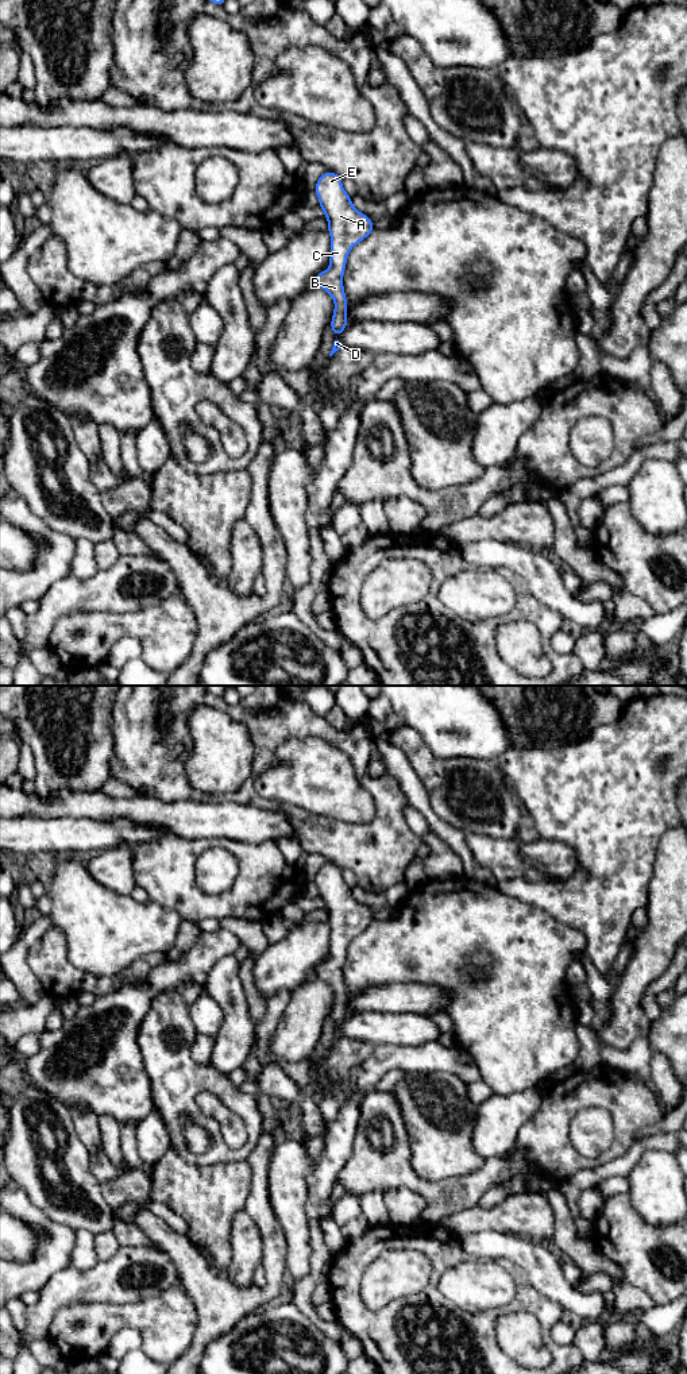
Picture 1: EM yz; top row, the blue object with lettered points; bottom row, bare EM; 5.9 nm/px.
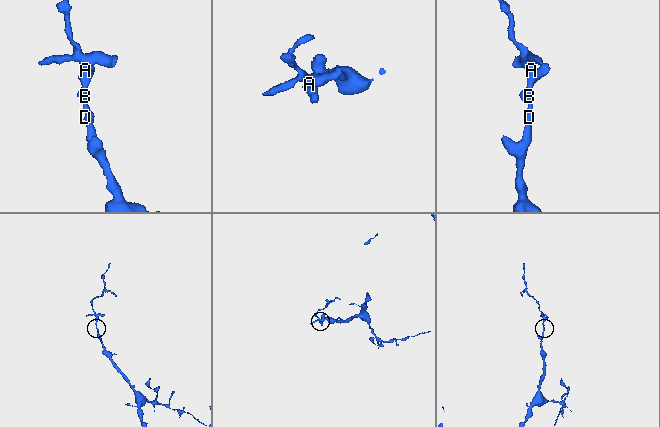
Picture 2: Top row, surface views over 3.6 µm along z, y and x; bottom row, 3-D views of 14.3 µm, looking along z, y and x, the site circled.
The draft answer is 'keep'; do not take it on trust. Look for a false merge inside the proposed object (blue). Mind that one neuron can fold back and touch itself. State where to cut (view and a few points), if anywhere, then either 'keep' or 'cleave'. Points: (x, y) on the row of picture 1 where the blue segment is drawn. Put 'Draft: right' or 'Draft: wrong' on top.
Draft: right
cut none; keep

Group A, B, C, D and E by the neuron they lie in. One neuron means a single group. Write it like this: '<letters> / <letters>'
A B C D E

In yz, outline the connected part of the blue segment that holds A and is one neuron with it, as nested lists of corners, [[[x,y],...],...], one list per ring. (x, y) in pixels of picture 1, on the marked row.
[[[324,173],[314,186],[314,192],[328,220],[331,235],[329,269],[316,275],[317,285],[335,301],[331,324],[333,335],[341,335],[347,321],[347,298],[343,274],[351,248],[367,238],[373,231],[373,220],[352,205],[351,197],[341,185],[341,178],[333,173]]]

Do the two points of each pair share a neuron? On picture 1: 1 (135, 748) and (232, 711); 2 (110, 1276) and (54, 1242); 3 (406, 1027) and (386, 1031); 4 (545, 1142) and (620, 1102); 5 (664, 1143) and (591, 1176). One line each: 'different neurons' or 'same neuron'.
1: same neuron
2: different neurons
3: same neuron
4: same neuron
5: same neuron

